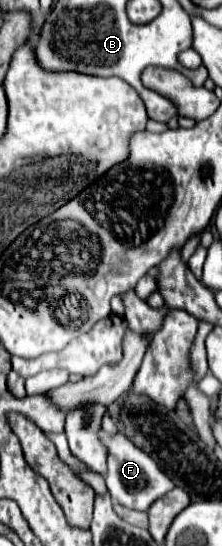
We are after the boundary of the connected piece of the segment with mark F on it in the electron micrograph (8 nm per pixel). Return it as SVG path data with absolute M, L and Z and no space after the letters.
M102 431L102 439L106 439L106 447L110 451L106 485L108 485L112 499L116 499L120 505L124 505L128 509L148 509L154 503L154 499L166 495L166 491L170 491L170 489L174 489L174 483L158 469L158 465L150 459L150 455L146 455L142 449L138 449L130 439L126 439L120 433L116 437L108 437L104 431Z

